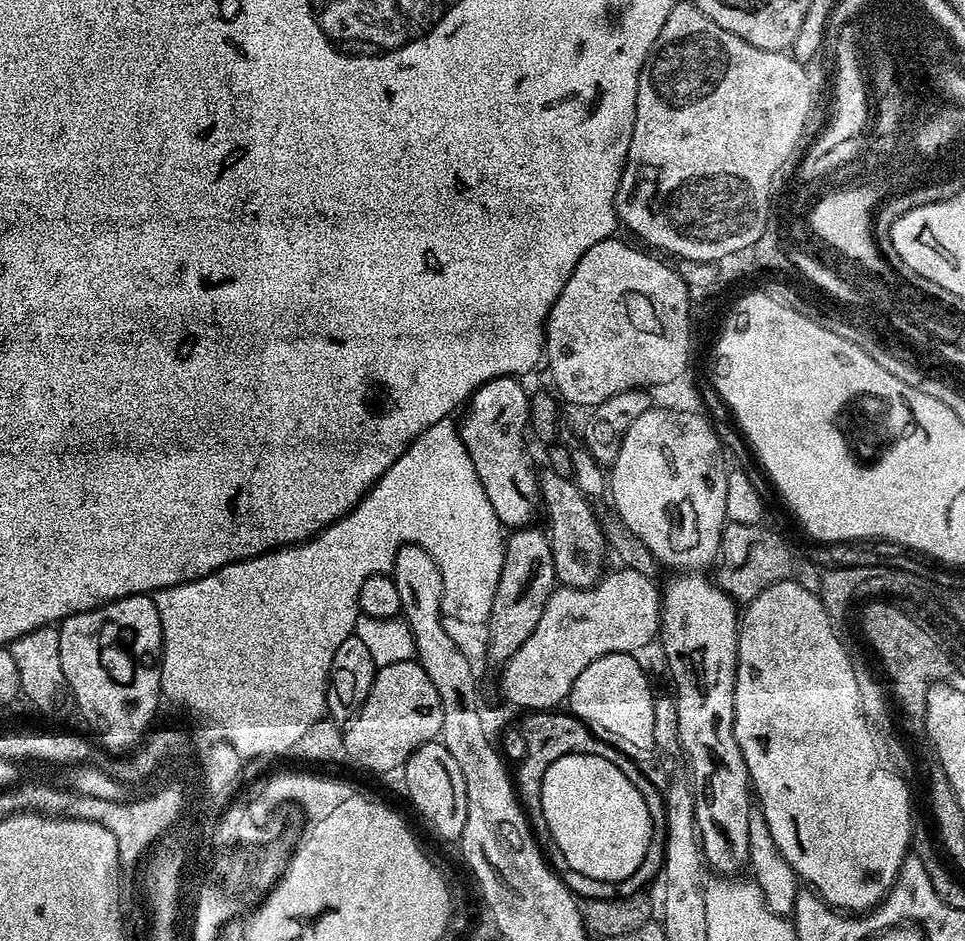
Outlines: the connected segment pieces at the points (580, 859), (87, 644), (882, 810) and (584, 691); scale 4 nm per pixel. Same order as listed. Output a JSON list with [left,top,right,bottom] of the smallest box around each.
[[542,754,652,882],[58,594,164,754],[734,578,914,914],[566,652,656,750]]

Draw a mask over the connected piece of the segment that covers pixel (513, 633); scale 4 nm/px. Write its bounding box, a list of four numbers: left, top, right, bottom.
[488,526,558,666]

